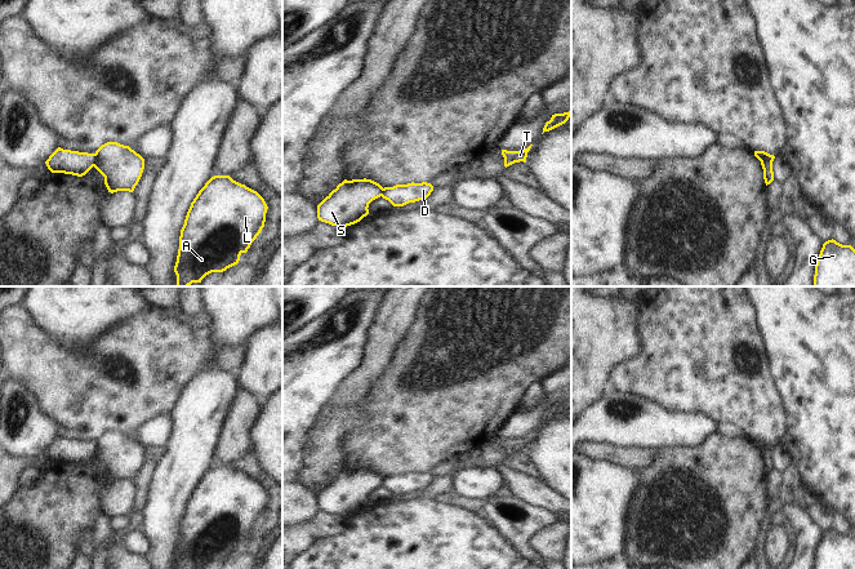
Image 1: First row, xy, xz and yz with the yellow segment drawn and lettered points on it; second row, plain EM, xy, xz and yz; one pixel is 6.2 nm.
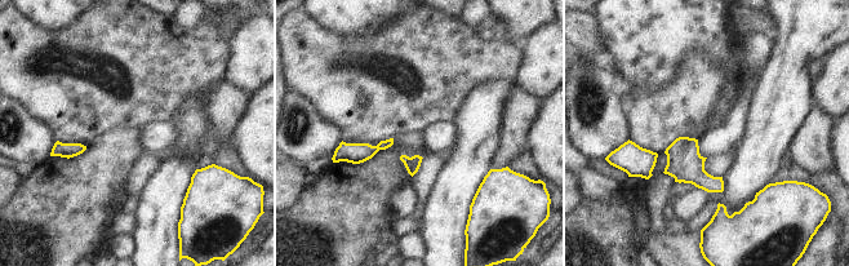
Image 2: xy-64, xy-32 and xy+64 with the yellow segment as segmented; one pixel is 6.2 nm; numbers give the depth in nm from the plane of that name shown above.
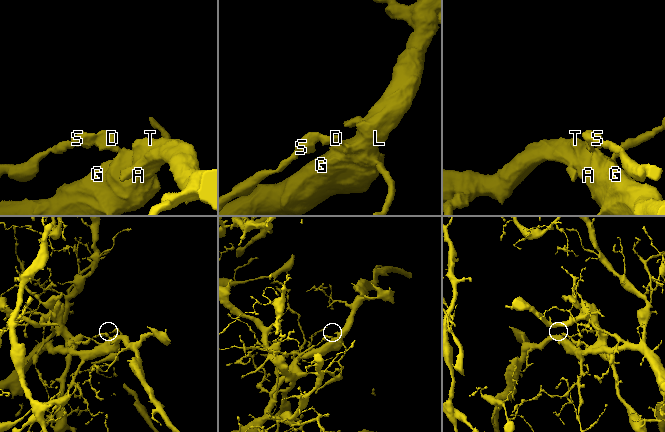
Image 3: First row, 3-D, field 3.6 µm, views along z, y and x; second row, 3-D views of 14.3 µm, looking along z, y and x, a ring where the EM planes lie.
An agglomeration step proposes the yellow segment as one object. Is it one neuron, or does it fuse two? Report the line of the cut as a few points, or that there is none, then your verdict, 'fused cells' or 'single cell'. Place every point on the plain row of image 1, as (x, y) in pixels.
xy (96, 443), (93, 454) | fused cells

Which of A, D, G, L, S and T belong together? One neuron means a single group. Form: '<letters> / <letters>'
A D G L T / S

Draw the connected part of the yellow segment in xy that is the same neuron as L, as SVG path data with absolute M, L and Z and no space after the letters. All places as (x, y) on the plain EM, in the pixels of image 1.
M230 464L211 466L191 492L181 519L179 538L174 555L177 569L202 569L211 561L223 561L237 554L240 544L248 541L264 516L267 498L264 488L257 480L233 470Z

